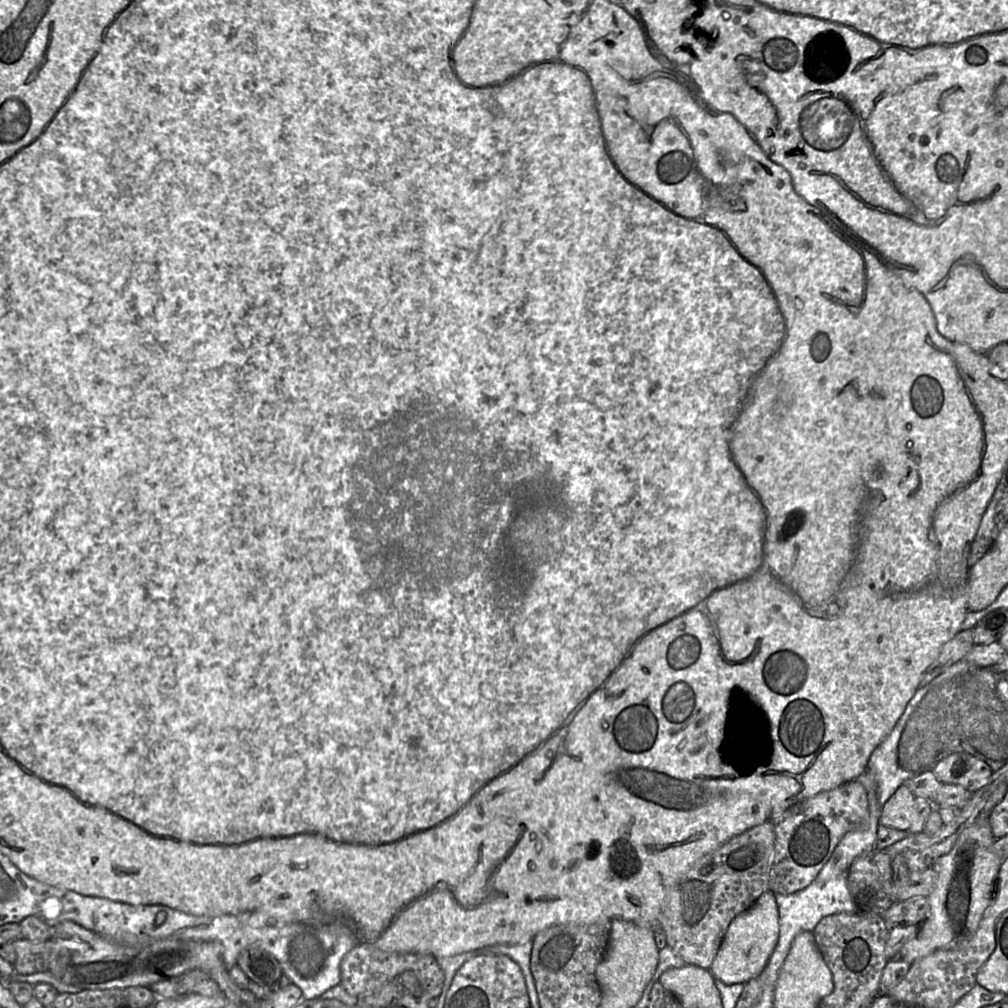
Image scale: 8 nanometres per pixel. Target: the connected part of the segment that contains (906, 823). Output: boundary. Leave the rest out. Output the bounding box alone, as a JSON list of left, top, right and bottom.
[879,784,917,831]

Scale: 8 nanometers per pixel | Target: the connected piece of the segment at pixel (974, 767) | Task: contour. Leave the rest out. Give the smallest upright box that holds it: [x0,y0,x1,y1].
[932,753,993,793]

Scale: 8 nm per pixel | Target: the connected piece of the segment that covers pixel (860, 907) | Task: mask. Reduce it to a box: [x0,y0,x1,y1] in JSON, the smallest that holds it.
[847,850,893,916]

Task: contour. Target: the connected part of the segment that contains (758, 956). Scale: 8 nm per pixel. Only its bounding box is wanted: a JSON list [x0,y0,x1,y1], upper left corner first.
[710,893,779,984]

